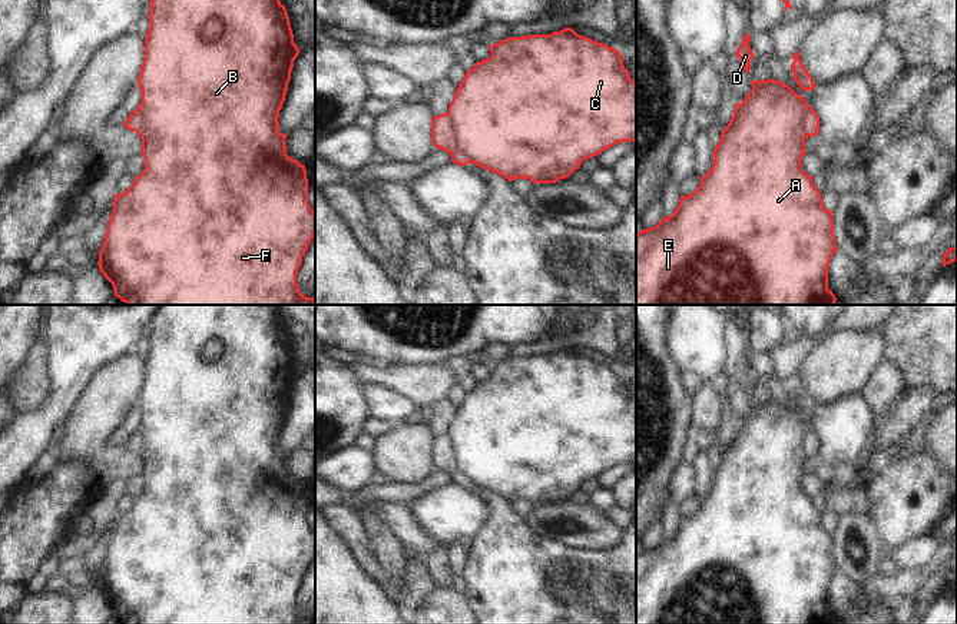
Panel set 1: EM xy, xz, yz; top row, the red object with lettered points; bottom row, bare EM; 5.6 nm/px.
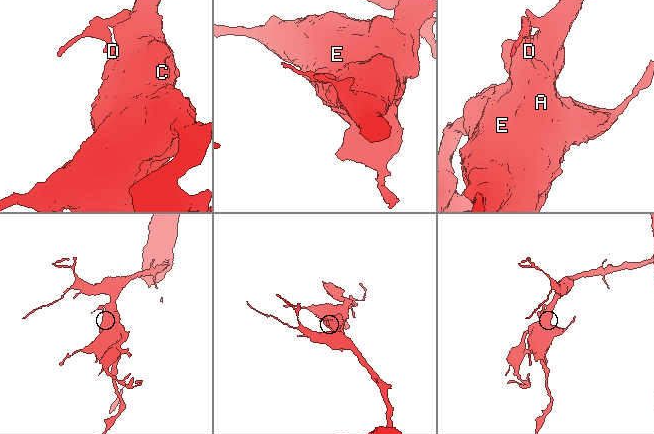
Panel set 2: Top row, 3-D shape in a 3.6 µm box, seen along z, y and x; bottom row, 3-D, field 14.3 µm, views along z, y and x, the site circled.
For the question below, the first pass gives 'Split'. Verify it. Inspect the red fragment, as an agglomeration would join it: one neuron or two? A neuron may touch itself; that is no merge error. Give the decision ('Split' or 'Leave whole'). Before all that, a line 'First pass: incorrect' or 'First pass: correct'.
First pass: correct
Split

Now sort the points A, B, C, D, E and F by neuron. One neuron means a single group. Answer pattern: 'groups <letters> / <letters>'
groups A B C E F / D

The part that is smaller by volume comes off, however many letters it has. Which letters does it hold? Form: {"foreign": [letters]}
{"foreign": ["D"]}

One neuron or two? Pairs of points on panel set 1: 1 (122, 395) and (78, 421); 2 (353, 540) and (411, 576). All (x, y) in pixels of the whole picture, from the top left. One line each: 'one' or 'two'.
1: one
2: one

